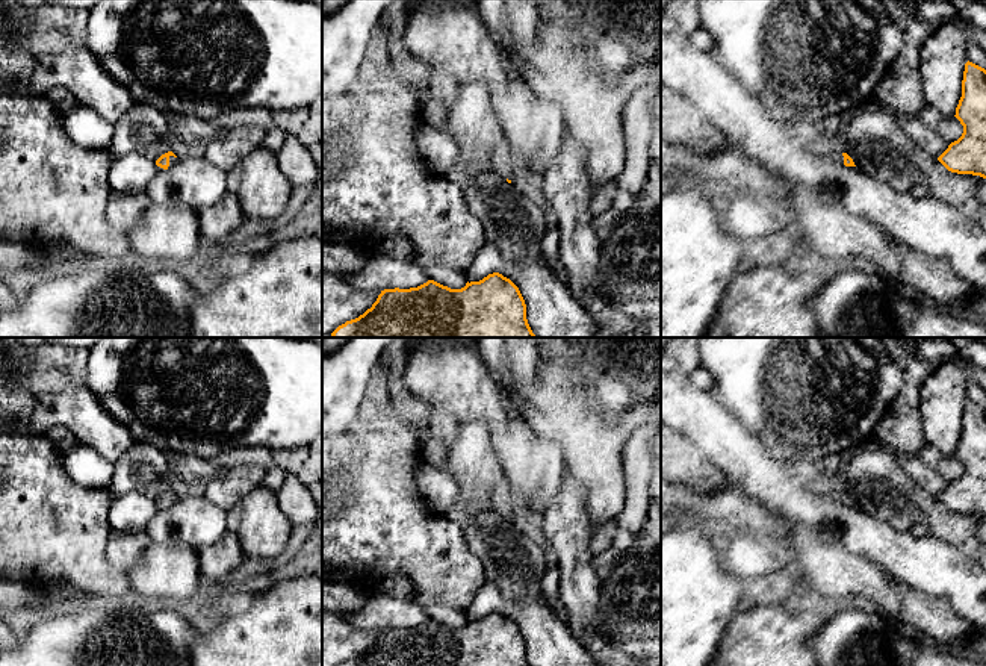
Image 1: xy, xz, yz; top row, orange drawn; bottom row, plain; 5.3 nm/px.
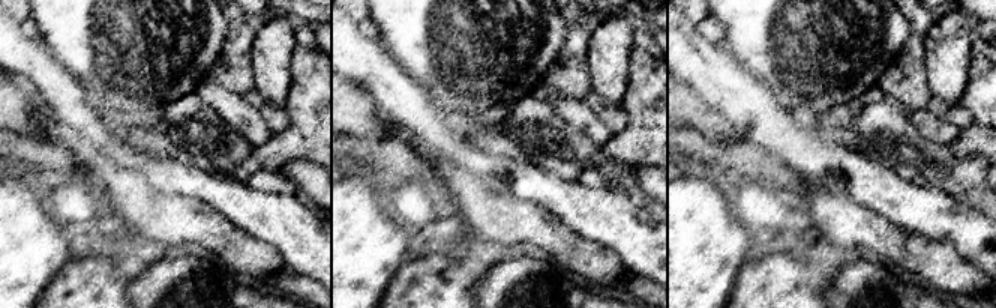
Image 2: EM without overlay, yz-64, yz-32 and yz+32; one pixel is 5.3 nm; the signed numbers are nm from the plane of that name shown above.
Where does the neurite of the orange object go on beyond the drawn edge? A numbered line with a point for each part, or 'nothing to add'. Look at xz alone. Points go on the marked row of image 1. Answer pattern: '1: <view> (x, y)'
nothing to add

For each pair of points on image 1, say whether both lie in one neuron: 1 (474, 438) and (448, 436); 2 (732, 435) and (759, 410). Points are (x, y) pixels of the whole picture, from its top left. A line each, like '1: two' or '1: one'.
1: two
2: two

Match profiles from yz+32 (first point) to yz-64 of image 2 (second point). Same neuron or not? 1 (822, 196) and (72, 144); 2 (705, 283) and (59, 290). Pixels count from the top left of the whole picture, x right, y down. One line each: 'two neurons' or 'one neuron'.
1: one neuron
2: two neurons

